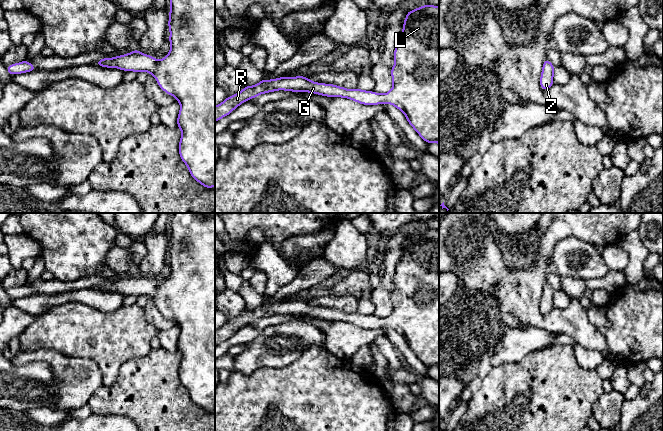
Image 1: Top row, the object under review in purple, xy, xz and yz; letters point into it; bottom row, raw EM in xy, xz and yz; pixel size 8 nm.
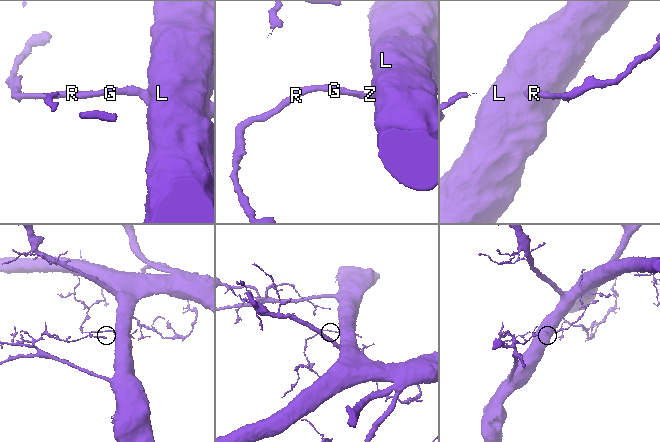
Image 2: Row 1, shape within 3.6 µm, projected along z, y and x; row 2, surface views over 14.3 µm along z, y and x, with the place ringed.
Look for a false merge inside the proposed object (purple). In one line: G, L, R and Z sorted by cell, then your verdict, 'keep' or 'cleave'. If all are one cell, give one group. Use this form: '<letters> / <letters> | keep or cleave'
G L R Z | keep

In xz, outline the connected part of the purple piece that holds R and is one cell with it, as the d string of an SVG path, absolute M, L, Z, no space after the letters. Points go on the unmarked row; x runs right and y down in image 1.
M426 228L407 236L402 258L396 266L394 283L395 288L391 292L393 311L386 318L317 307L304 300L264 303L252 311L246 309L242 315L215 330L215 346L260 318L277 314L310 316L327 321L348 322L364 329L392 328L405 338L407 345L425 366L439 368L439 231Z

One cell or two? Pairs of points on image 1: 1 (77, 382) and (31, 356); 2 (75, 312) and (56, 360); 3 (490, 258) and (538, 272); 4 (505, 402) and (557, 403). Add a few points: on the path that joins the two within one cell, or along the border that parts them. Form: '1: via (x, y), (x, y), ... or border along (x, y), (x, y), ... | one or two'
1: via (66, 371), (51, 357), (42, 356) | one
2: border along (36, 349), (53, 349), (64, 355), (82, 358) | two
3: via (502, 270), (508, 276), (526, 276) | one
4: via (518, 403), (544, 403) | one

